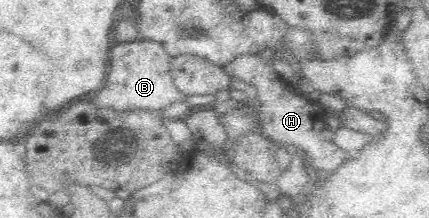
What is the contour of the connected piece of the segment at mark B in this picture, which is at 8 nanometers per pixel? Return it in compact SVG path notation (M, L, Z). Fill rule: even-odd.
M147 40L115 45L109 51L110 73L102 89L96 92L93 101L102 107L120 111L135 108L157 111L157 109L166 109L172 103L186 102L188 95L182 93L172 81L169 58L160 48L160 44Z

